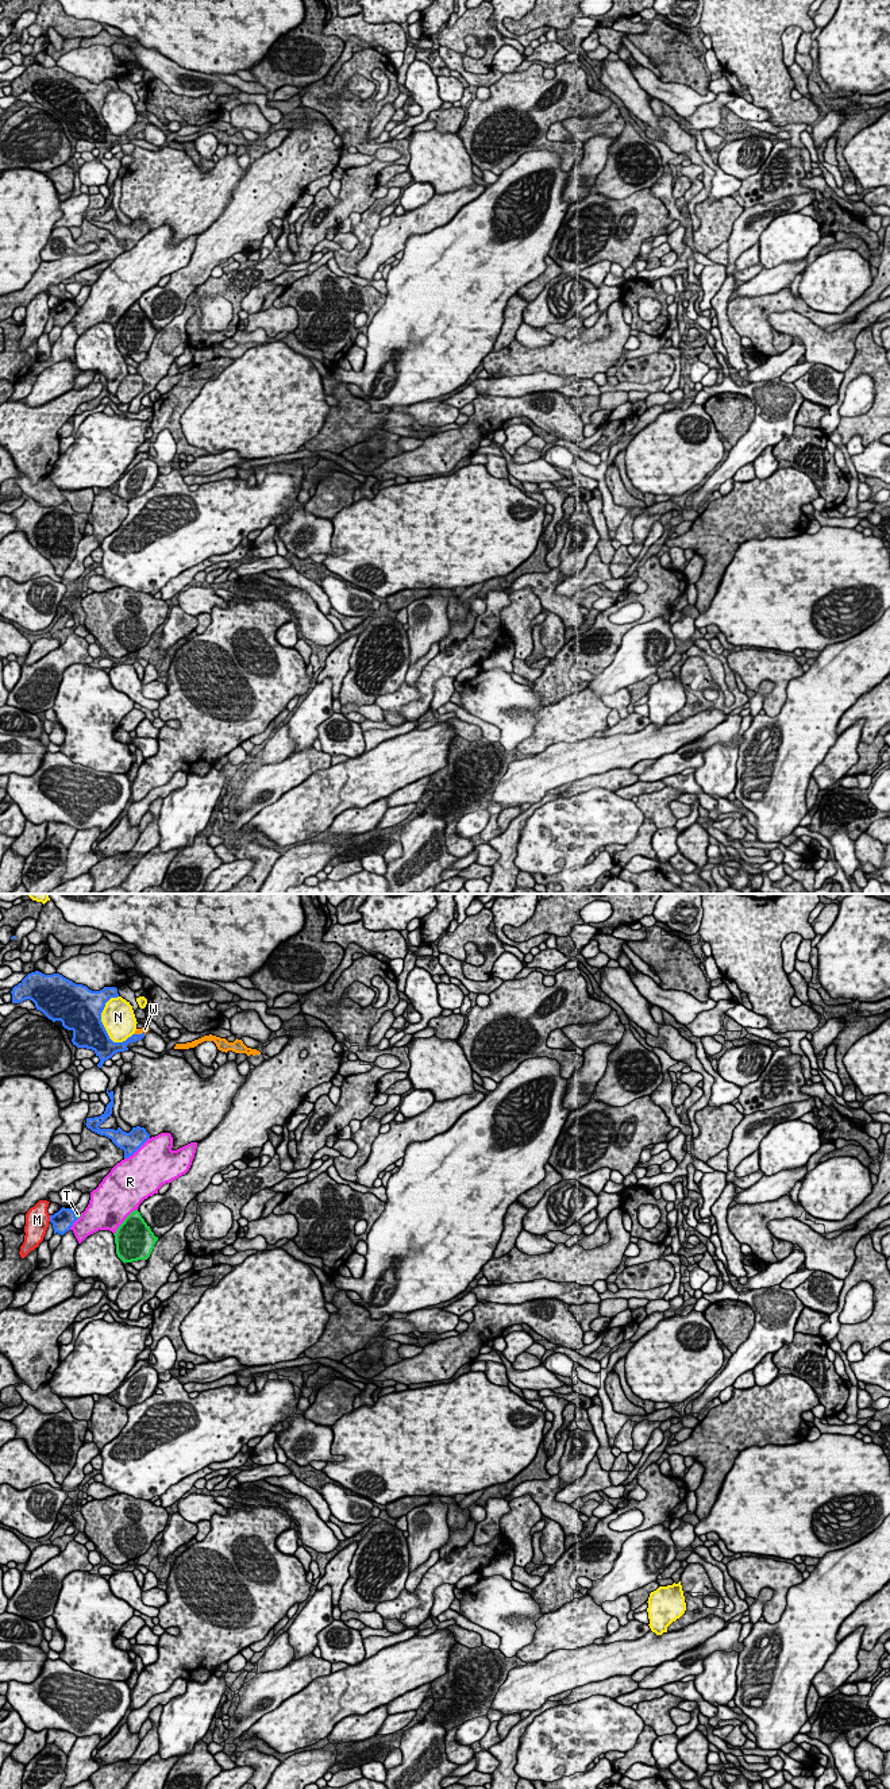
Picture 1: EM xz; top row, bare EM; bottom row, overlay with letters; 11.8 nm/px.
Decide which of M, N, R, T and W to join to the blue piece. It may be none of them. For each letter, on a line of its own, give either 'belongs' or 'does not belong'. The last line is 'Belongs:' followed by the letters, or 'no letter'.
M: does not belong
N: does not belong
R: does not belong
T: does not belong
W: belongs
Belongs: W

